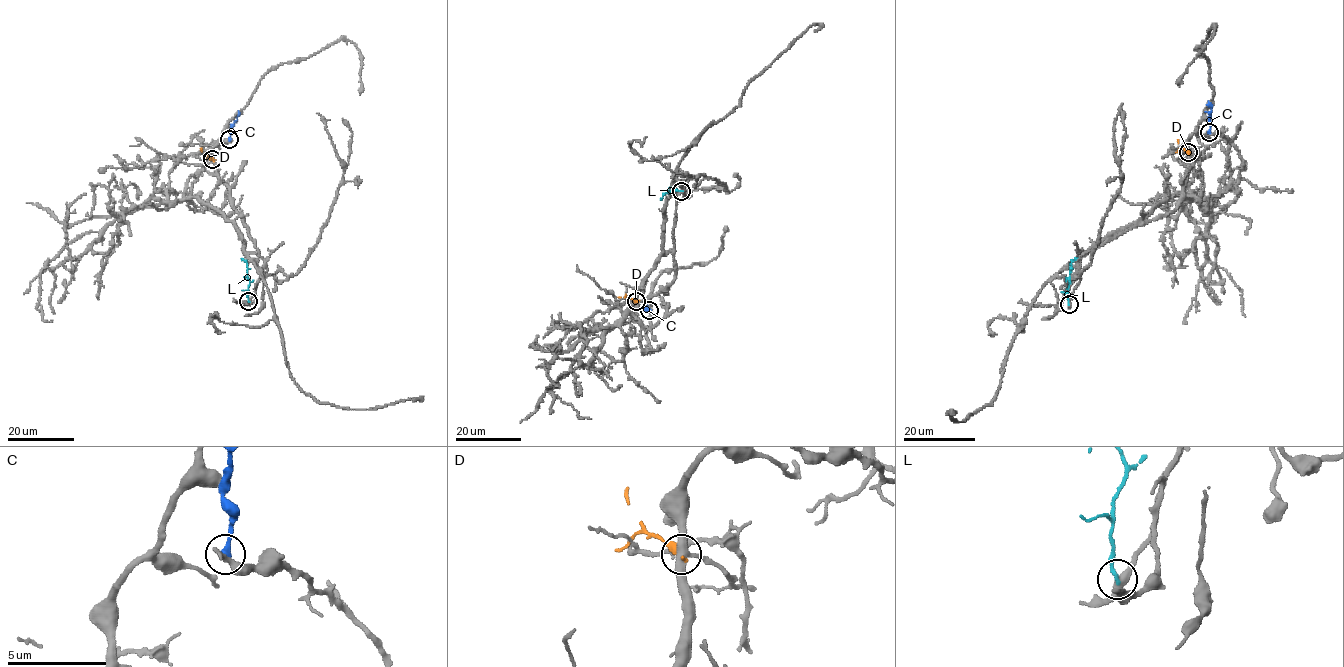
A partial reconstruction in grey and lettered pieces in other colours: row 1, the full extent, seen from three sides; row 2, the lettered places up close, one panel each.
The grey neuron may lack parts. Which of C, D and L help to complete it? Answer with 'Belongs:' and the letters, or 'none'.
Belongs: none

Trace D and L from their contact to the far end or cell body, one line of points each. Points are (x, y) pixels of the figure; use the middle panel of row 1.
D: (636, 300), (618, 297)
L: (681, 191), (667, 192), (661, 199)

